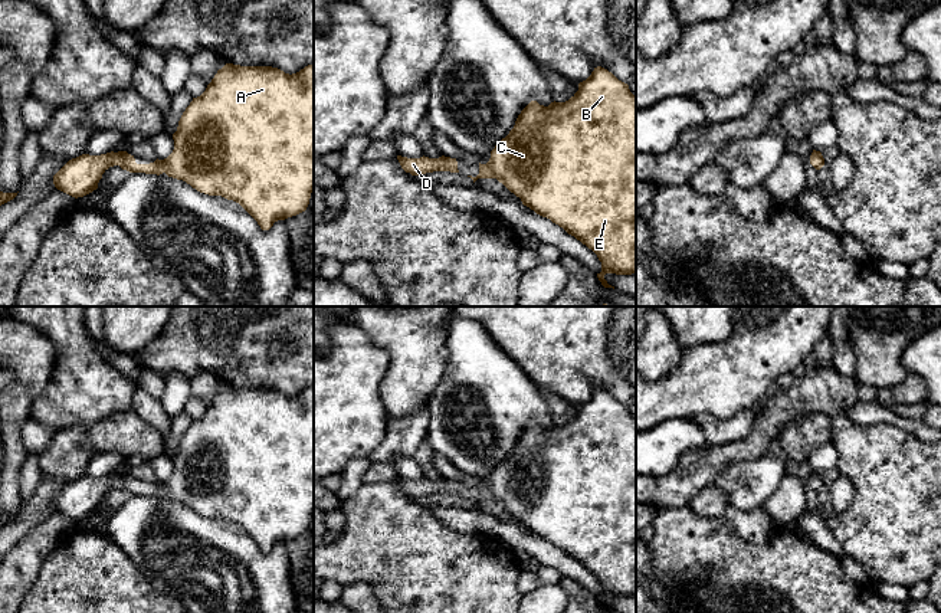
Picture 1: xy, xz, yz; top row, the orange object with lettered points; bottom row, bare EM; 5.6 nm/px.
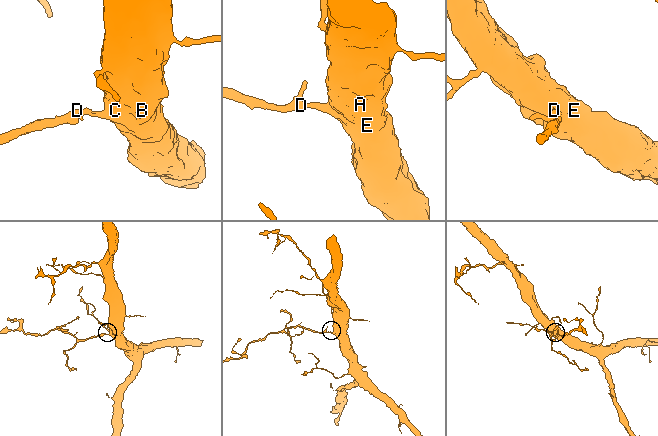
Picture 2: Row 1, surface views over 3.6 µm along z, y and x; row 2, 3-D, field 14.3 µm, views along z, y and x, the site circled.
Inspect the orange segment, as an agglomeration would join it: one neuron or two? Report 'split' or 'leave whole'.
leave whole

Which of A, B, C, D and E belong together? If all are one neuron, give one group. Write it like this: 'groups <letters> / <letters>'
groups A B C D E

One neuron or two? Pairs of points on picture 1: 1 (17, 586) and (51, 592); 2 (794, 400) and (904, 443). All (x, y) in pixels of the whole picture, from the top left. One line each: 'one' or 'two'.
1: two
2: two

